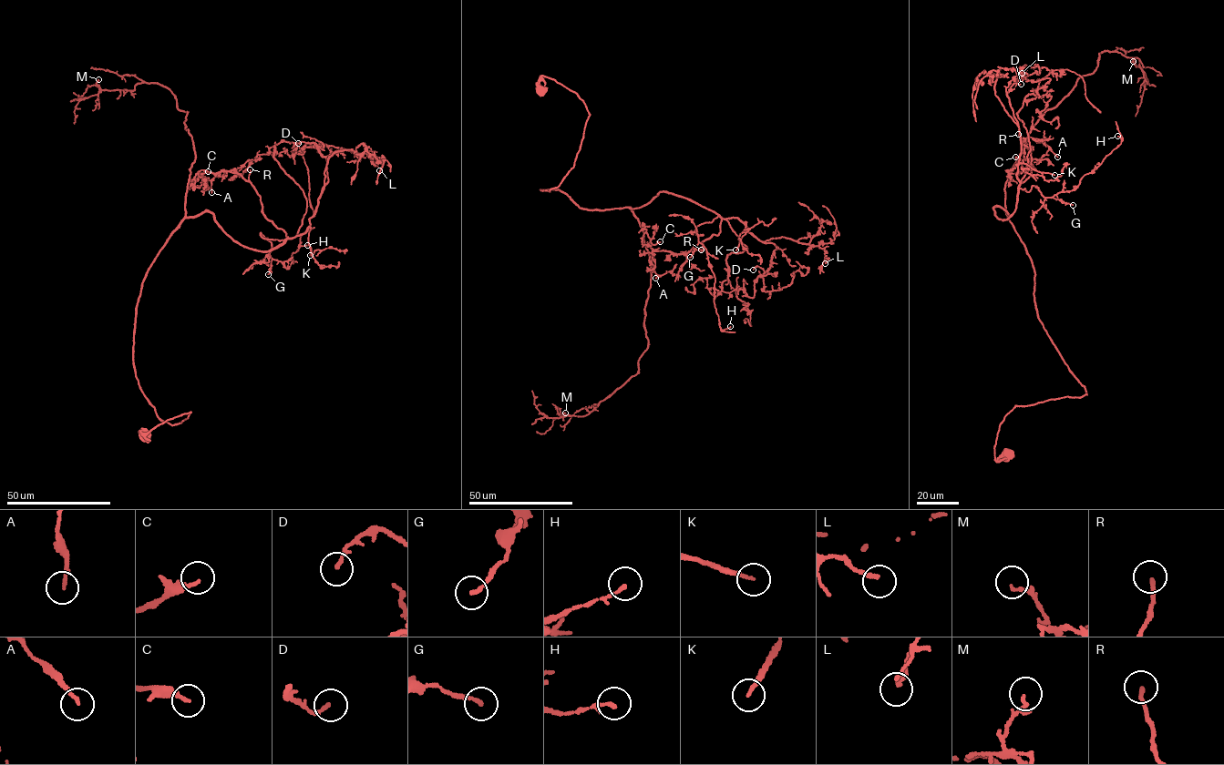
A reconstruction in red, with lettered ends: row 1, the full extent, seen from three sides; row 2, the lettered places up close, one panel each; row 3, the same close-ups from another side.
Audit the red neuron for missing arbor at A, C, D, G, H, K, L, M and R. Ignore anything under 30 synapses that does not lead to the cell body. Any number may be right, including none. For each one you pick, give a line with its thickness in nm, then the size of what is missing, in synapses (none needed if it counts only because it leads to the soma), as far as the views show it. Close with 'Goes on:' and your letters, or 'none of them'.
K: 170 nm thick; about 90 synapses
Goes on: K

